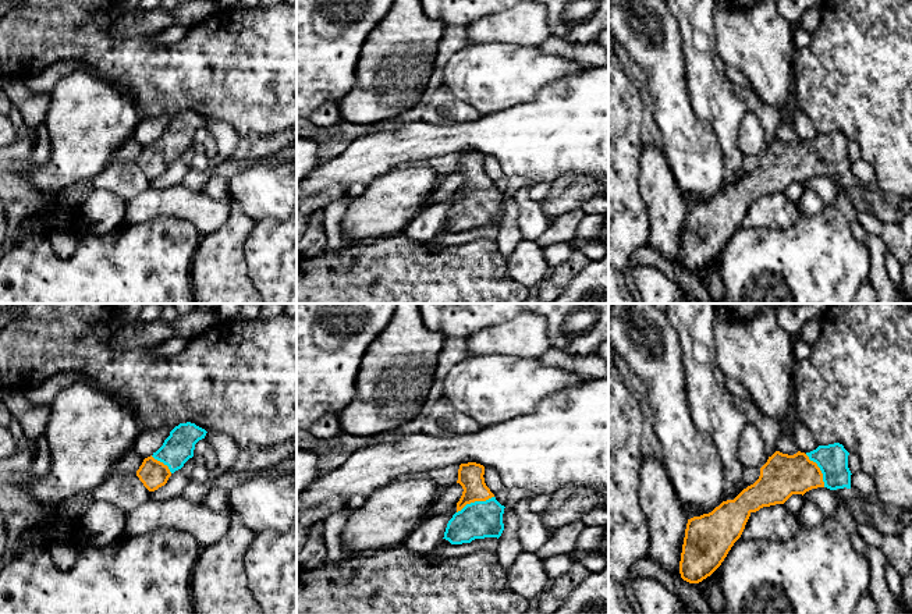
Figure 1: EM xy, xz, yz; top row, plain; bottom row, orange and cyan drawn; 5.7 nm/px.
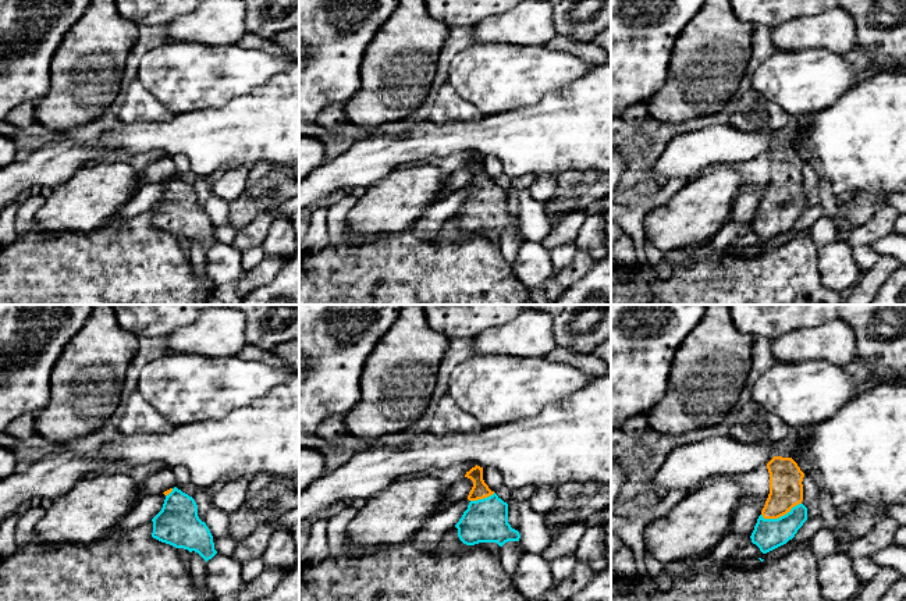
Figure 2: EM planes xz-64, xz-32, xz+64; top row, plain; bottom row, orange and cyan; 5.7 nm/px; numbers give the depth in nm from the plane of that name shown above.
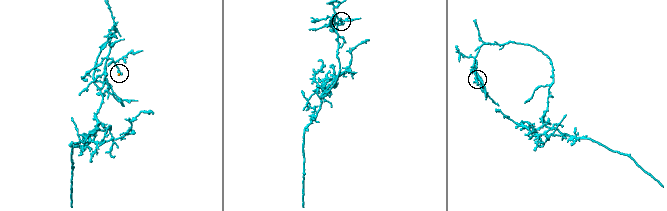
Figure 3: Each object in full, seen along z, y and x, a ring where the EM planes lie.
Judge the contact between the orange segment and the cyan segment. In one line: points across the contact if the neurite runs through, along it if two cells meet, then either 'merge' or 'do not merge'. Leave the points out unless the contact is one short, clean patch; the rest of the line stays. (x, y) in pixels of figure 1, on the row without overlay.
way xz (471, 166), (475, 188), (479, 208); merge

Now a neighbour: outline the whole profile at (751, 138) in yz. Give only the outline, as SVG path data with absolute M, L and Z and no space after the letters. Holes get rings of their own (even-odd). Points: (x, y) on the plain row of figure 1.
M746 111L742 118L737 142L745 156L762 156L767 150L764 128L753 113Z

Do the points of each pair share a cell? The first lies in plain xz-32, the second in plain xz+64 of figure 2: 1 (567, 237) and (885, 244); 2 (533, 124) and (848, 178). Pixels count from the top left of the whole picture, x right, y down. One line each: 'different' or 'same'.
1: different
2: same

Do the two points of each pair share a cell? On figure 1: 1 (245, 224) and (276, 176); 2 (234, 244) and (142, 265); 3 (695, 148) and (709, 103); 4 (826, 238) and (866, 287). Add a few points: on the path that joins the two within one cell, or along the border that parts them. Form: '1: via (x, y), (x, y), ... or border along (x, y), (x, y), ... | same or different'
1: border along (230, 199), (255, 222) | different
2: border along (202, 237), (192, 259), (191, 284) | different
3: border along (688, 92), (692, 112), (709, 124), (721, 149) | different
4: border along (868, 279), (857, 288) | different

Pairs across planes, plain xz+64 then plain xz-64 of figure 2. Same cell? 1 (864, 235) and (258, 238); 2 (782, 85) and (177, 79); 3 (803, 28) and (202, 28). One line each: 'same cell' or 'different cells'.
1: same cell
2: same cell
3: same cell

